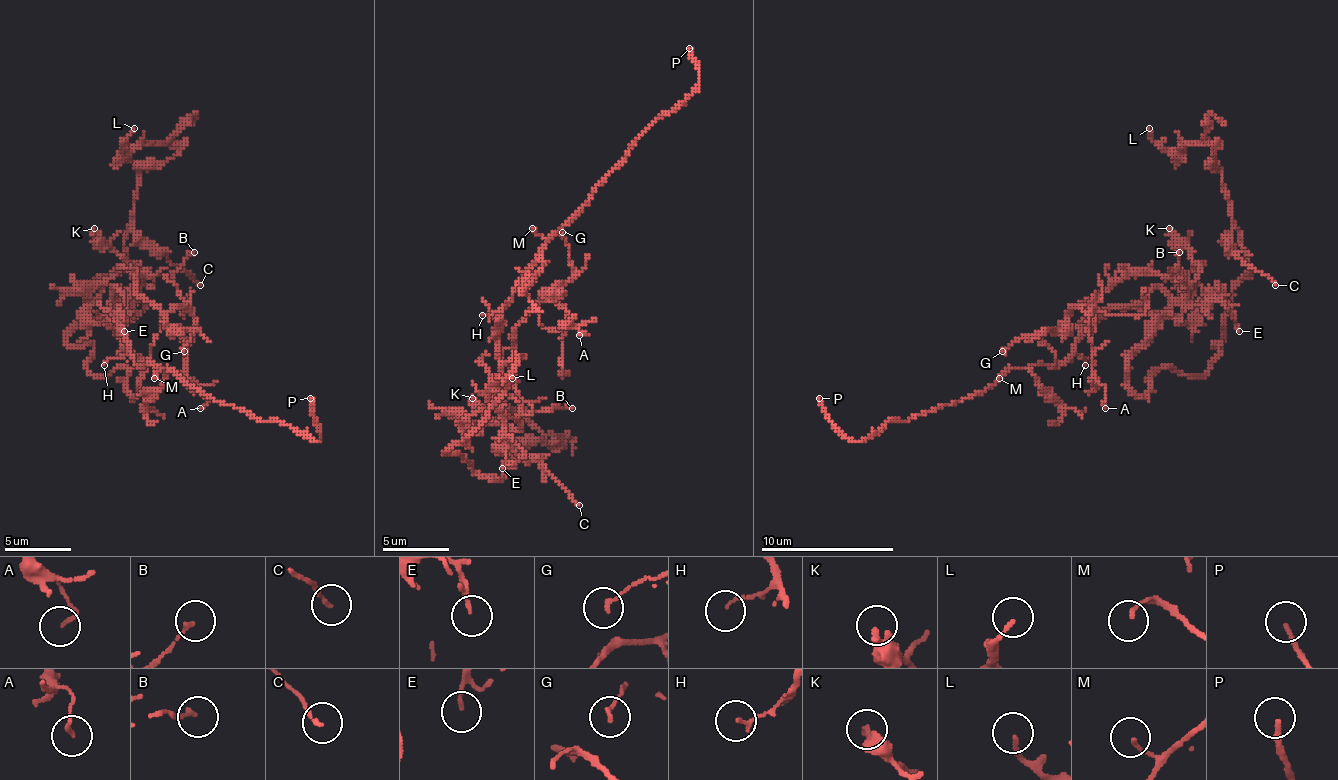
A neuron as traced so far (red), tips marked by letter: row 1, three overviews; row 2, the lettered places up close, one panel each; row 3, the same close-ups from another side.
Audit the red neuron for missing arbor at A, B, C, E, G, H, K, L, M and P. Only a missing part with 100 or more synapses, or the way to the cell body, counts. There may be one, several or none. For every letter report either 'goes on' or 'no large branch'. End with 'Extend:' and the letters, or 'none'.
A: no large branch
B: no large branch
C: no large branch
E: no large branch
G: no large branch
H: no large branch
K: no large branch
L: no large branch
M: no large branch
P: goes on
Extend: P

